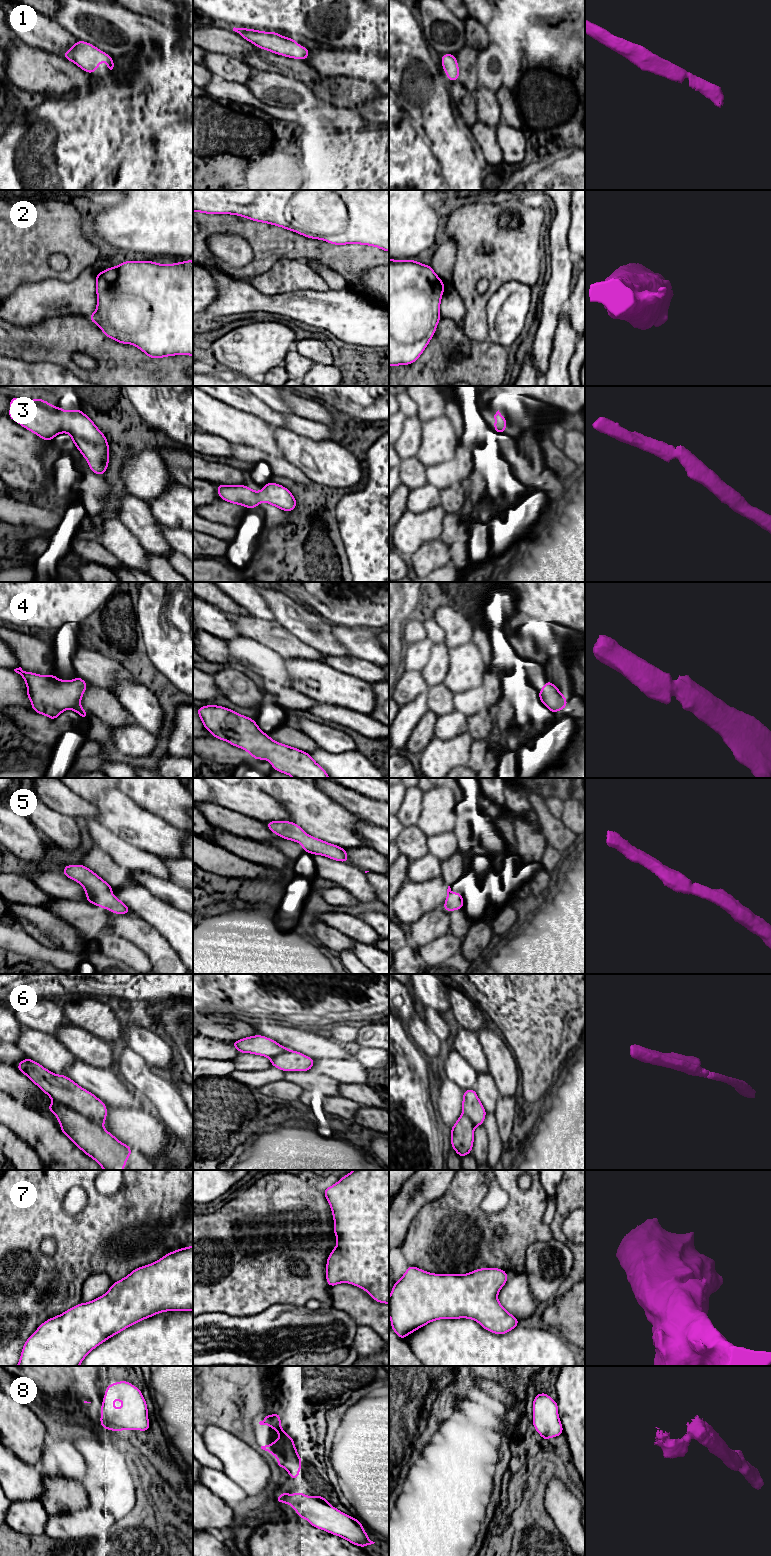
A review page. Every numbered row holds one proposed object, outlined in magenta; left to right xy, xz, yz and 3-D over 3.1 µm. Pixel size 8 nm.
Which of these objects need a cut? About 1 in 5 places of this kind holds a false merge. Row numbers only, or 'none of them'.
6

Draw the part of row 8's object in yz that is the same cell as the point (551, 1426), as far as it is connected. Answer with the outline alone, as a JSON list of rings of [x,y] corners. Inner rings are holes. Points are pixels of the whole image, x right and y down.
[[[539,1393],[533,1401],[532,1424],[543,1440],[563,1434],[563,1426],[558,1416],[558,1404],[547,1393]]]

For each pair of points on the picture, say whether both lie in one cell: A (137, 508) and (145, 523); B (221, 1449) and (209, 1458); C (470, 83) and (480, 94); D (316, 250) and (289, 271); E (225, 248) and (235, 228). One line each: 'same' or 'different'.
A: same
B: different
C: different
D: different
E: different

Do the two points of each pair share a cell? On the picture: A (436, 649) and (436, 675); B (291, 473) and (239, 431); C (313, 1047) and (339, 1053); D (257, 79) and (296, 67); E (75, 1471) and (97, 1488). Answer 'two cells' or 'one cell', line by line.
A: one cell
B: two cells
C: one cell
D: two cells
E: two cells

